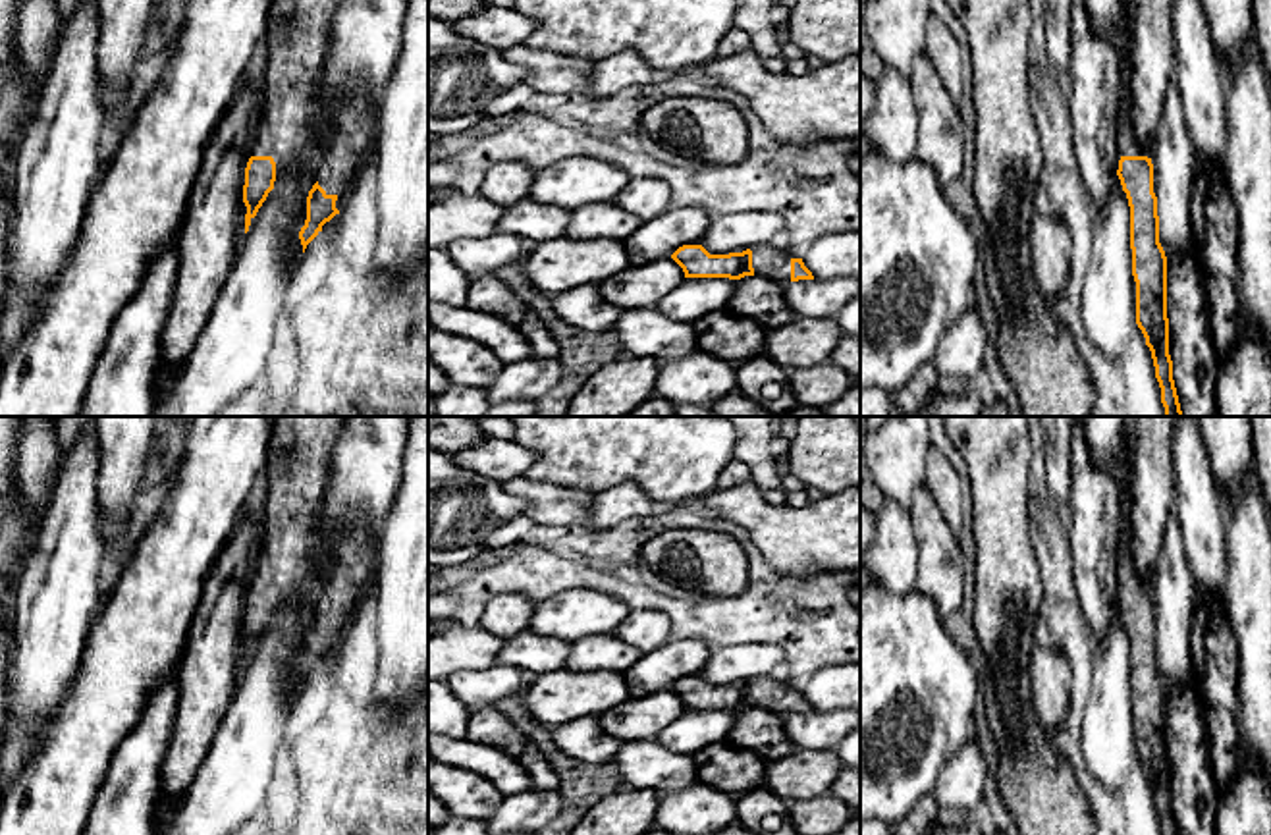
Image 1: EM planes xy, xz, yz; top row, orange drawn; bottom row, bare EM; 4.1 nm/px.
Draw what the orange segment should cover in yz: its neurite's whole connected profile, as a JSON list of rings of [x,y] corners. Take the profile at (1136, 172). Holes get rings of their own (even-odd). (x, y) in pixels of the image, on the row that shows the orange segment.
[[[1132,10],[1119,35],[1126,46],[1121,60],[1122,91],[1119,112],[1121,160],[1117,175],[1130,206],[1132,276],[1136,282],[1136,324],[1151,351],[1155,378],[1161,388],[1165,417],[1182,417],[1169,355],[1167,318],[1167,256],[1159,243],[1157,197],[1153,193],[1153,164],[1136,137],[1132,114]]]

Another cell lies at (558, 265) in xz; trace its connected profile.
[[[548,239],[534,243],[523,258],[528,282],[548,295],[600,285],[629,266],[627,249],[617,239]]]

